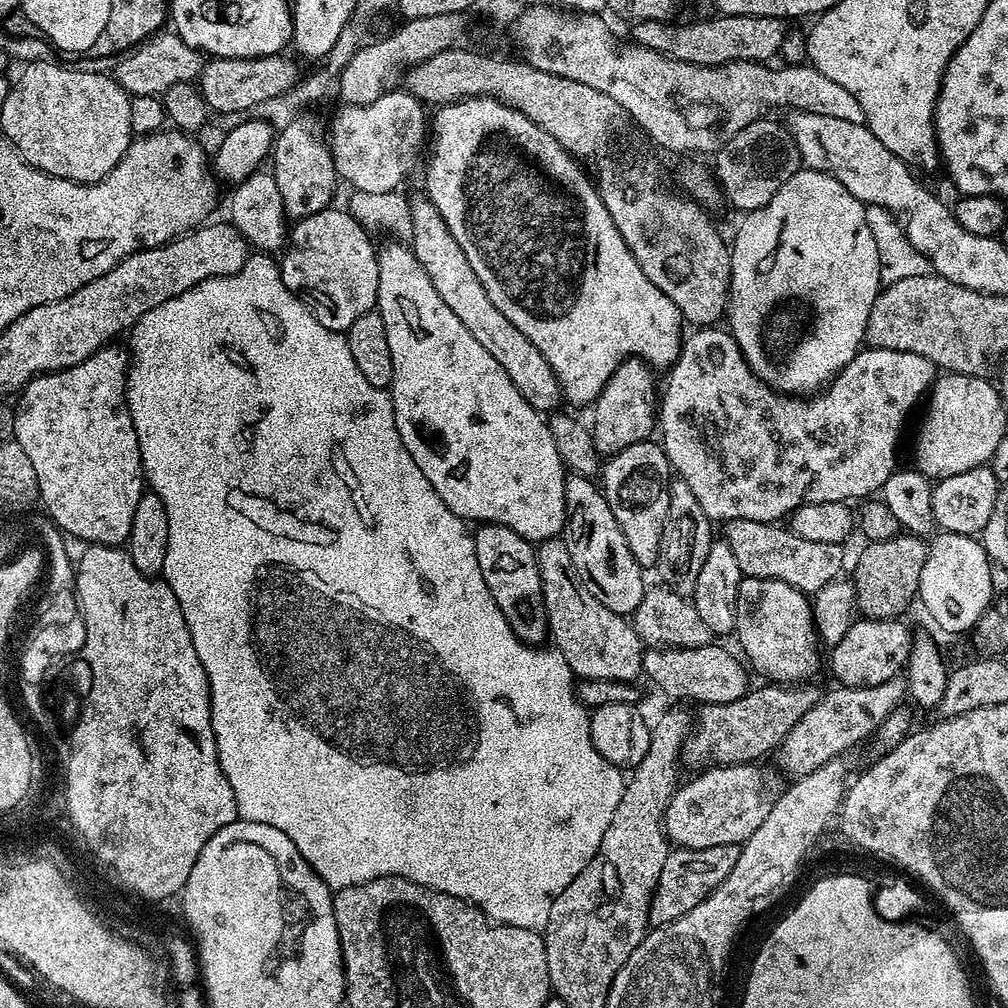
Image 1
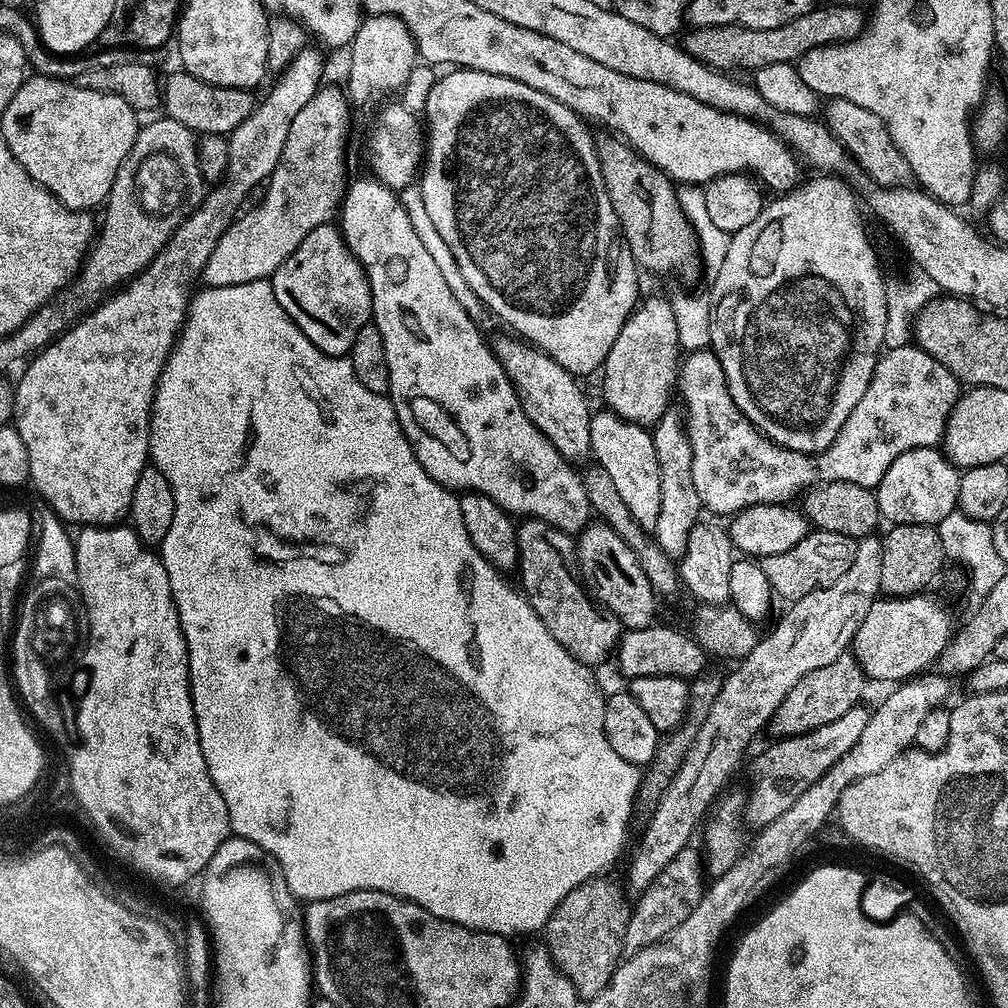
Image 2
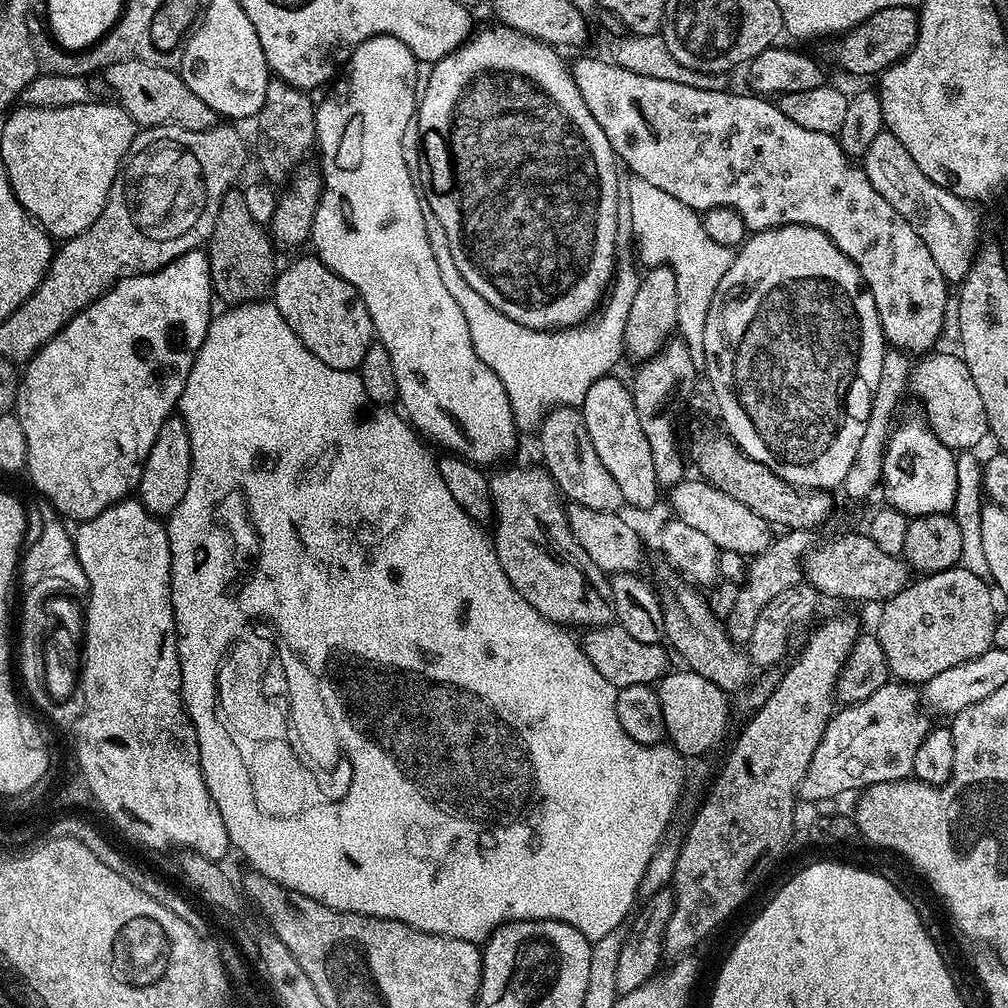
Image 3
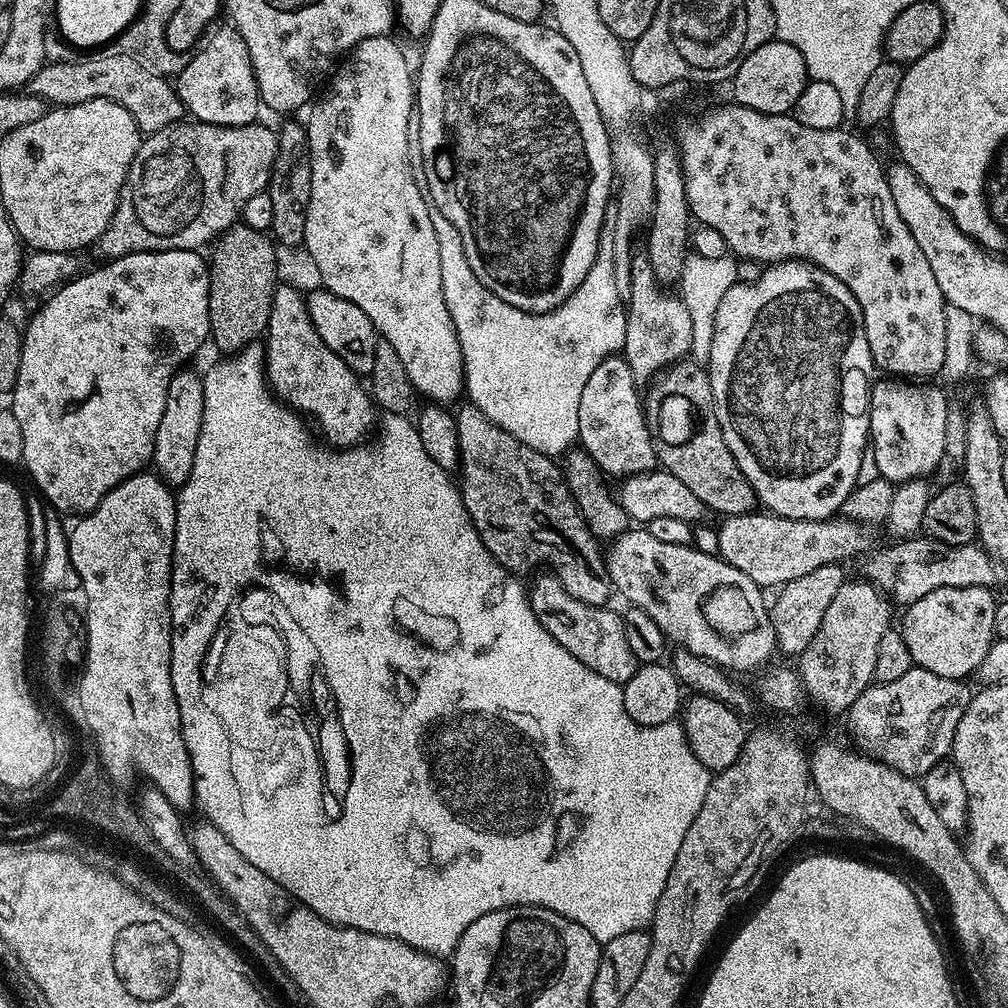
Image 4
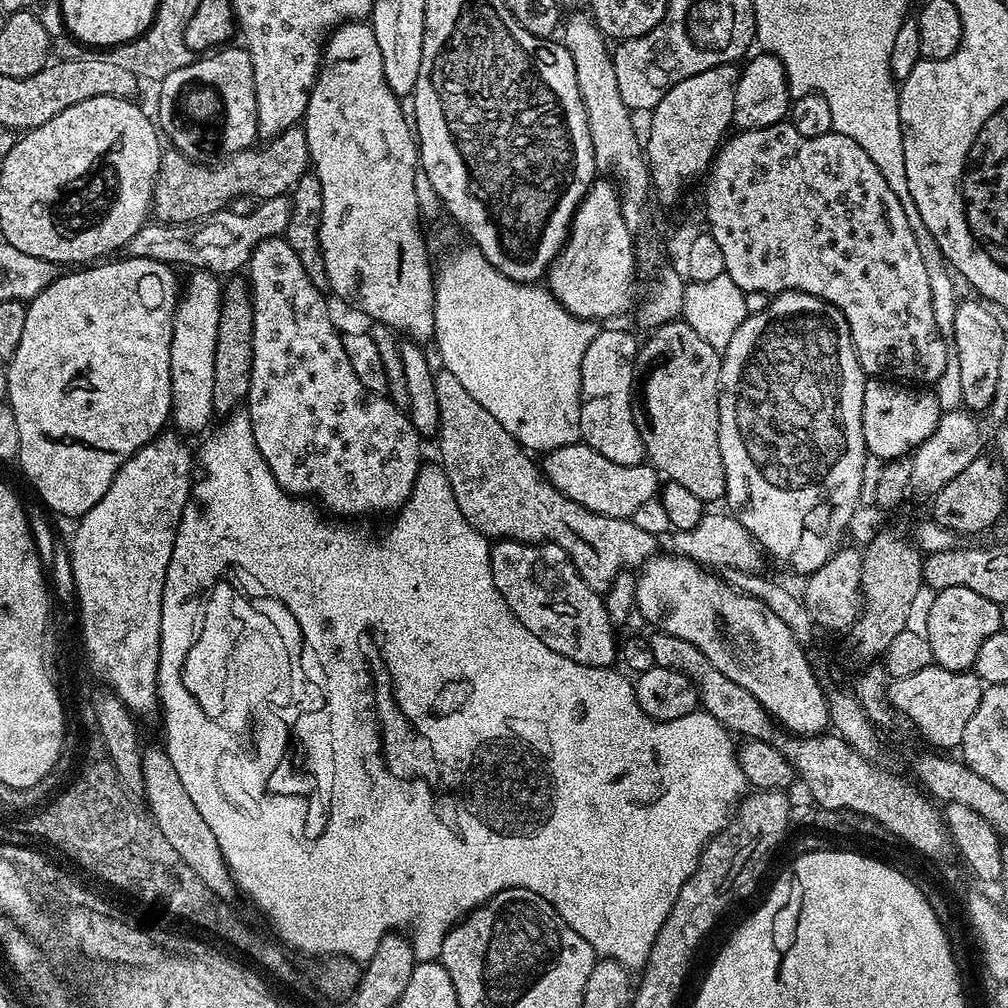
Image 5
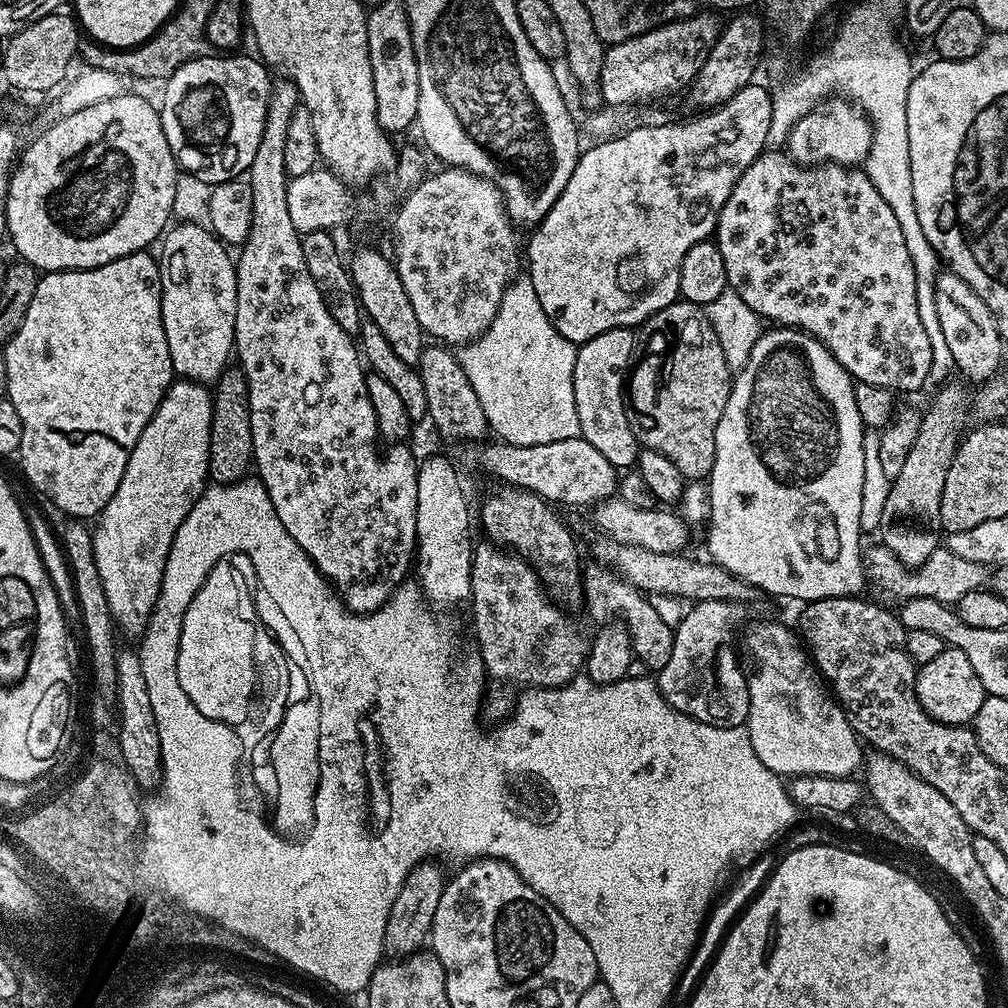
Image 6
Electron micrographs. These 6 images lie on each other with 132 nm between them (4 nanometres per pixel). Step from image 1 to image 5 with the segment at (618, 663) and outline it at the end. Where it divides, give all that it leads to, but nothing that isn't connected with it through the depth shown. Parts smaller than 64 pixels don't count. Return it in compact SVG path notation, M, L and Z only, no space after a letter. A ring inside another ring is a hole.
M451 370L437 371L434 394L438 394L440 415L439 463L450 482L458 510L462 510L466 522L470 522L470 526L477 528L481 534L493 541L521 540L524 544L562 546L586 586L601 594L608 590L620 571L639 569L657 555L657 537L646 534L646 530L638 530L631 518L623 520L586 510L586 506L574 502L569 496L562 494L562 490L555 488L547 476L542 474L541 465L531 460L533 457L521 446L519 439L504 429L499 416L493 414L492 409L474 395L473 389L457 373Z

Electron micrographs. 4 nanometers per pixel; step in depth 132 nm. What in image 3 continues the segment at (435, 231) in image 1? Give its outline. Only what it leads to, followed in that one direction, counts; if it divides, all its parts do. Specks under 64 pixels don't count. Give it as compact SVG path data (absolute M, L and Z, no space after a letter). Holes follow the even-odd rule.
M561 405L552 409L540 424L536 435L542 466L569 503L603 512L616 512L625 505L618 482L612 474L607 473L606 466L595 453L583 413L577 407Z

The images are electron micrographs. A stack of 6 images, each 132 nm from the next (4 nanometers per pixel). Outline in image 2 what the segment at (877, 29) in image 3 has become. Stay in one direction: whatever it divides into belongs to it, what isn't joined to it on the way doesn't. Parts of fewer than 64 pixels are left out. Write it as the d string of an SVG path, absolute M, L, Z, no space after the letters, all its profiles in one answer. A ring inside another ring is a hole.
M828 4L825 8L813 6L801 16L795 16L782 26L770 30L744 28L740 24L727 24L721 28L697 28L683 33L682 47L693 60L700 60L710 68L732 70L728 68L749 68L755 70L762 66L774 66L774 62L795 64L810 50L827 44L844 44L859 36L866 27L866 16L852 4Z

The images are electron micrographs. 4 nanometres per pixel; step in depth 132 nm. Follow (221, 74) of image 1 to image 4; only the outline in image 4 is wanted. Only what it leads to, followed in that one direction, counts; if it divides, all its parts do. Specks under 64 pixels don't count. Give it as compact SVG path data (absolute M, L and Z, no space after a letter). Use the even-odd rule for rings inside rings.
M109 51L105 56L88 54L85 60L69 58L45 63L34 74L30 91L33 96L41 96L52 106L81 104L91 100L109 100L121 104L134 118L141 133L157 132L169 126L176 126L185 119L184 104L178 98L171 79L150 74L146 66L134 62L134 58L114 54Z

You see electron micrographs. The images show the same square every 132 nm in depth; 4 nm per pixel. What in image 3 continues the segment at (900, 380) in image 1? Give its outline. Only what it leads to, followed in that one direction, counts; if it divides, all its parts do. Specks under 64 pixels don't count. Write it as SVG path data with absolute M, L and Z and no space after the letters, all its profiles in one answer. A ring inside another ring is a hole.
M931 351L911 365L910 392L920 399L929 427L951 450L972 450L989 435L982 398L970 378L970 370L960 356Z

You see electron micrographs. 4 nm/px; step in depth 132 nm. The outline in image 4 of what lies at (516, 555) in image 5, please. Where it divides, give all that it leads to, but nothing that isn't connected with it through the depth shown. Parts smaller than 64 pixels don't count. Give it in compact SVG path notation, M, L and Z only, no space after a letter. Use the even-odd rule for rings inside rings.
M551 574L538 577L526 593L534 618L544 627L546 634L550 634L562 650L570 650L582 666L590 666L594 674L602 674L602 678L610 678L610 682L621 686L634 678L638 662L634 650L630 650L630 642L626 642L626 630L619 611L611 612L608 606L578 602L578 598L566 594L560 580Z

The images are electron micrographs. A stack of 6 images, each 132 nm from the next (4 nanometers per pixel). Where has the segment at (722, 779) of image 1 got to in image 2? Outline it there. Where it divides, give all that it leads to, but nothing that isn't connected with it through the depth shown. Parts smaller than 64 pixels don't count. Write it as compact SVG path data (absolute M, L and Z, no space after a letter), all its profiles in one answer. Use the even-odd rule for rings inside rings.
M864 706L851 708L842 718L834 718L834 722L826 722L826 726L818 726L818 730L810 730L801 736L785 736L777 739L776 744L769 746L764 757L756 764L756 781L752 784L752 793L746 796L746 820L749 825L756 824L757 829L766 827L770 822L782 818L810 786L830 770L830 766L838 763L849 750L862 738L870 719L869 709Z

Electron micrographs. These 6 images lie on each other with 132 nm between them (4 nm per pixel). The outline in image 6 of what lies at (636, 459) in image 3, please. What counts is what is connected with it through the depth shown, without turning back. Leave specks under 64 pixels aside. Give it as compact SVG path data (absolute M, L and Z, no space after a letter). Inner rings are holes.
M633 329L606 330L598 334L598 338L590 338L579 345L574 362L574 402L580 435L618 470L631 469L642 447L626 418L626 377L635 348L636 332Z

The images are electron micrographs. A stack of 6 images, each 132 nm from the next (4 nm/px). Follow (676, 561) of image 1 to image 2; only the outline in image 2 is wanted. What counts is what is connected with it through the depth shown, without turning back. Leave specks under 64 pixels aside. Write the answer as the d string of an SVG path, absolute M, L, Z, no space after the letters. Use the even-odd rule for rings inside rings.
M669 410L651 429L654 450L658 454L658 474L662 478L662 510L658 510L658 522L654 535L658 546L667 556L679 558L690 542L690 532L702 512L698 490L694 490L694 450L688 437L688 425L683 411Z

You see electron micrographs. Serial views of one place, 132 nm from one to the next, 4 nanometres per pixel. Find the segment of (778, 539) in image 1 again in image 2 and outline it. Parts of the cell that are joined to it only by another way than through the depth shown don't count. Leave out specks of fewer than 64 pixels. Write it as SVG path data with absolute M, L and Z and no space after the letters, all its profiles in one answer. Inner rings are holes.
M812 530L806 538L802 538L802 542L798 542L798 546L785 550L783 554L765 556L762 563L773 593L777 597L785 596L785 601L791 602L806 598L806 594L838 582L838 578L842 578L842 574L850 570L855 553L856 540L853 537Z

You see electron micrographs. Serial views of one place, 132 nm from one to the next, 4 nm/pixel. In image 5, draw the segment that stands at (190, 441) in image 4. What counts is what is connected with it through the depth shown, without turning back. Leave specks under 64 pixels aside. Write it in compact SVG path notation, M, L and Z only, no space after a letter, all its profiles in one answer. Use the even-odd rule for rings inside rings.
M196 270L182 284L180 303L176 305L174 334L170 342L170 382L172 383L172 414L171 423L175 431L200 432L211 420L214 420L214 348L218 342L218 320L222 306L222 280L219 275L203 270Z

